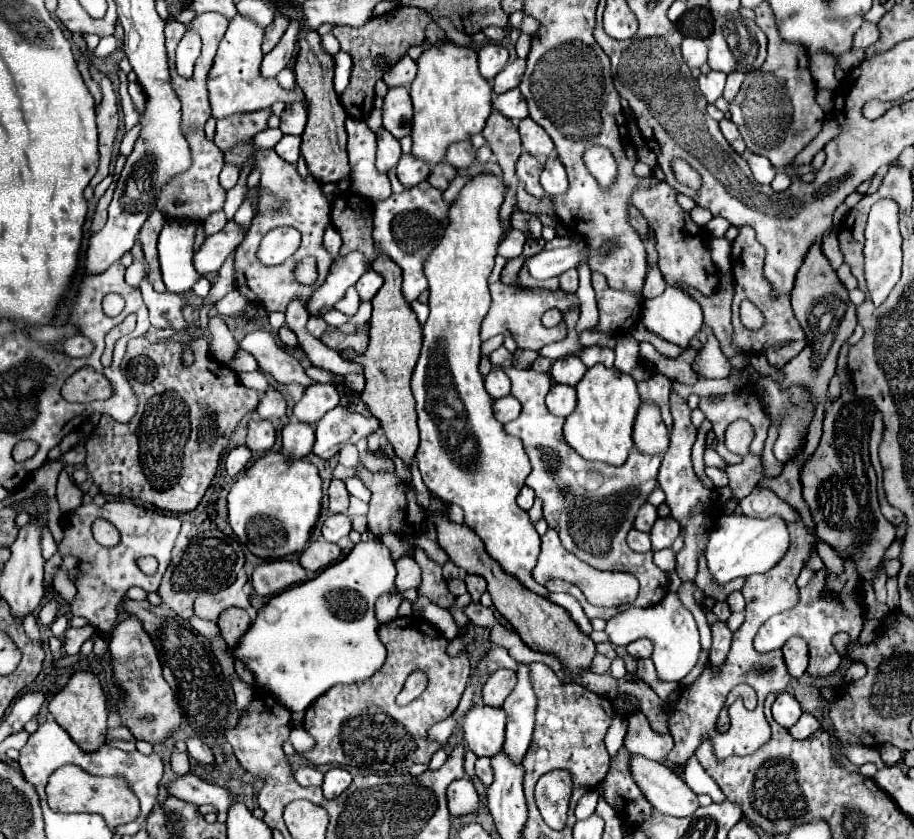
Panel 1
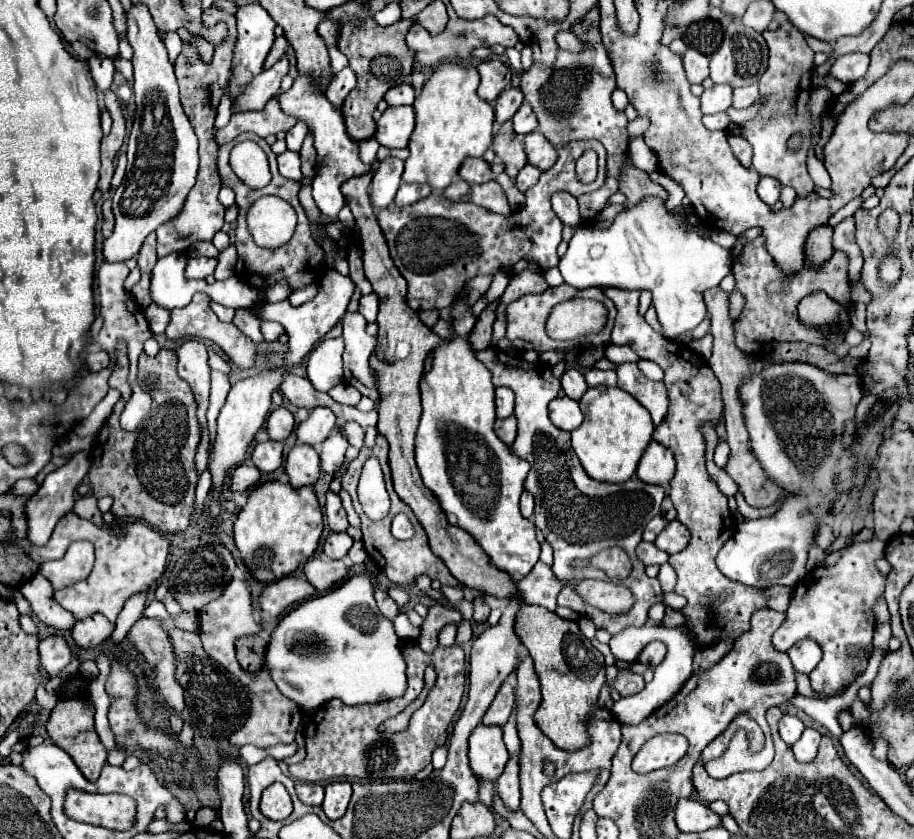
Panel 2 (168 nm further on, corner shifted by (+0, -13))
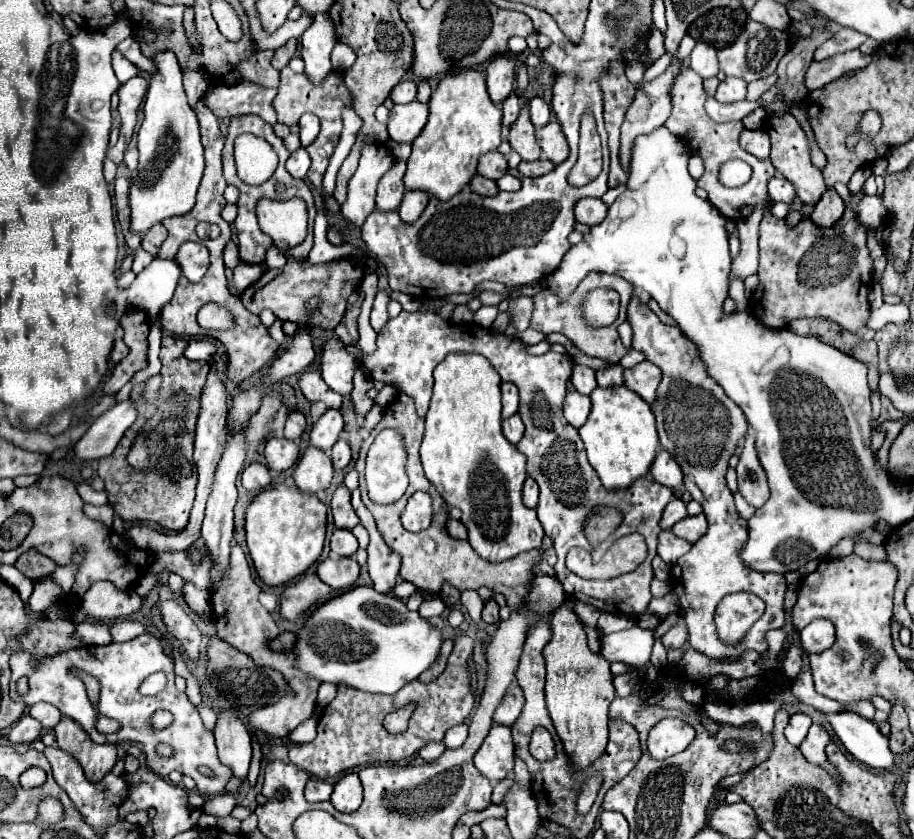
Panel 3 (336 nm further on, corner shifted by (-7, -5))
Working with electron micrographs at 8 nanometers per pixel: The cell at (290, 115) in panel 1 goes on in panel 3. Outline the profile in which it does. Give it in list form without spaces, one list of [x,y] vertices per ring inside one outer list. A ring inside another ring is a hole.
[[[304,114],[304,116],[300,118],[298,126],[300,126],[300,142],[302,142],[302,146],[306,148],[306,146],[312,144],[314,138],[318,136],[320,122],[318,122],[318,118],[316,118],[314,114]]]

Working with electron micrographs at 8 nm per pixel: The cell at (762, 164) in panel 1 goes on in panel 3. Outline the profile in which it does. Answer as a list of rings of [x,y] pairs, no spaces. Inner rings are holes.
[[[776,174],[774,178],[770,178],[768,192],[770,192],[770,198],[774,202],[788,202],[788,204],[792,204],[792,200],[796,196],[794,186],[786,178],[780,178],[780,174]]]

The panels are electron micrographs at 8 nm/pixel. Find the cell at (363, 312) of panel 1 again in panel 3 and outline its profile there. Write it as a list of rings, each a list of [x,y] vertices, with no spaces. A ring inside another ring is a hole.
[[[340,338],[326,340],[320,354],[320,372],[324,382],[338,394],[350,396],[352,376],[356,372],[356,360],[346,350],[346,344]]]

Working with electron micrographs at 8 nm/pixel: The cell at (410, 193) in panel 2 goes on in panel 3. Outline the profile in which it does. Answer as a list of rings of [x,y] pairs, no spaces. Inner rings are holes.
[[[408,190],[404,194],[404,200],[402,200],[400,208],[398,208],[400,218],[404,222],[414,222],[422,214],[426,204],[428,204],[428,194],[424,194],[422,190]]]

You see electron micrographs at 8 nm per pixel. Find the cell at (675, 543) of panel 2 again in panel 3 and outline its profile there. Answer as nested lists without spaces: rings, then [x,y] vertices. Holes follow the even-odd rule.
[[[696,514],[696,516],[686,516],[682,518],[680,522],[676,522],[672,526],[672,532],[678,536],[678,538],[684,538],[688,540],[690,544],[694,544],[700,536],[704,536],[706,532],[706,516],[704,514]]]

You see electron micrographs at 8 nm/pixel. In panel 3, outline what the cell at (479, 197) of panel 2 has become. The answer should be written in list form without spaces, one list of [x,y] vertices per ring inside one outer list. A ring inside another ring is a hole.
[[[504,174],[502,178],[498,178],[496,184],[498,184],[500,190],[508,190],[508,192],[516,192],[516,190],[520,188],[518,178],[514,178],[514,176],[510,176],[510,174]]]

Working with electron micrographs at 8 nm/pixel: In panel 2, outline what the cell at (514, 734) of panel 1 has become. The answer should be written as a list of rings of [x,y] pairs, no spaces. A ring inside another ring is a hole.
[[[511,756],[505,772],[497,780],[497,794],[511,812],[519,810],[519,756]]]

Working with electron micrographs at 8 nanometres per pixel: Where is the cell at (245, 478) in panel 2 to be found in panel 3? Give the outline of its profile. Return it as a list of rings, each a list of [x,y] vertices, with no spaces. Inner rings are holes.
[[[258,462],[250,464],[242,472],[242,486],[246,490],[264,490],[270,486],[270,470]]]

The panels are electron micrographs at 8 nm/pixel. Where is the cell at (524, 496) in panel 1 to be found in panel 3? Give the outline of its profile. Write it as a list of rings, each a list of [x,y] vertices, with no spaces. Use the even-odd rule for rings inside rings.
[[[526,478],[526,482],[524,482],[524,504],[528,506],[528,508],[536,508],[536,504],[538,504],[538,486],[536,486],[536,480],[534,478]]]

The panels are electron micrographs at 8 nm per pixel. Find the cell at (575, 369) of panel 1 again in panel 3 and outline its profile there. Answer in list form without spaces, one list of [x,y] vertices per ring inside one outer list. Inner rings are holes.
[[[574,364],[572,366],[572,376],[570,376],[572,386],[580,392],[580,394],[590,394],[596,388],[596,372],[588,366],[582,364]]]

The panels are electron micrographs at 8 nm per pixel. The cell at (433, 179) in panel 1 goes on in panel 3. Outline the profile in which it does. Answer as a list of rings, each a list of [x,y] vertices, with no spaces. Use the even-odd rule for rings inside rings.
[[[476,174],[476,176],[470,180],[470,188],[472,188],[472,192],[476,192],[476,194],[480,194],[480,196],[494,196],[494,194],[498,192],[496,182],[492,182],[492,180],[488,180],[488,178],[480,176],[480,174]]]

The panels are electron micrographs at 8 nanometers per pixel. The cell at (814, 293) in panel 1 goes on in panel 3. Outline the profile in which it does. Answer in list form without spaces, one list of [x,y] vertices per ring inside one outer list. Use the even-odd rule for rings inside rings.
[[[834,188],[826,190],[826,194],[818,200],[814,212],[810,214],[810,220],[820,226],[820,228],[832,228],[844,214],[844,202],[842,198],[836,194]]]

